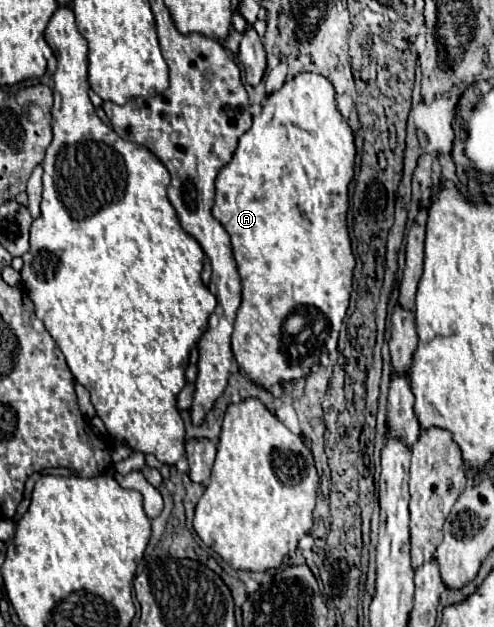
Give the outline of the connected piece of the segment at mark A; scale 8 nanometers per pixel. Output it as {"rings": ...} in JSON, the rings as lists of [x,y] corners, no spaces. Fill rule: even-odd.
{"rings":[[[303,73],[297,75],[291,81],[285,81],[285,85],[275,91],[271,97],[265,99],[261,115],[253,117],[253,125],[247,133],[241,135],[239,147],[233,153],[233,159],[219,171],[215,181],[215,205],[213,205],[213,217],[223,225],[223,229],[231,237],[233,257],[237,263],[237,273],[243,283],[243,301],[237,311],[235,319],[235,331],[231,339],[233,357],[239,365],[239,369],[259,387],[265,391],[271,391],[271,387],[281,385],[283,381],[293,383],[293,379],[305,377],[315,363],[321,363],[321,355],[329,355],[337,351],[337,339],[341,331],[341,323],[347,315],[349,297],[353,291],[353,269],[355,269],[355,257],[351,251],[351,239],[347,229],[347,207],[349,207],[349,195],[347,185],[353,179],[353,165],[355,165],[355,141],[353,131],[347,125],[347,121],[341,117],[337,103],[335,103],[335,91],[333,85],[323,77],[315,73]]]}

